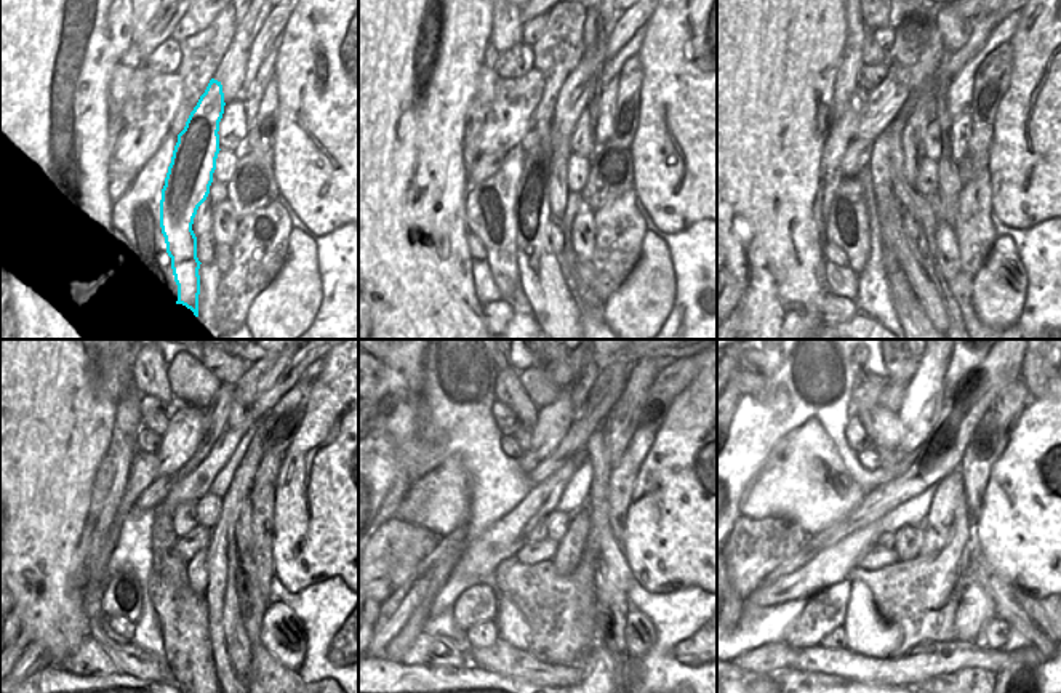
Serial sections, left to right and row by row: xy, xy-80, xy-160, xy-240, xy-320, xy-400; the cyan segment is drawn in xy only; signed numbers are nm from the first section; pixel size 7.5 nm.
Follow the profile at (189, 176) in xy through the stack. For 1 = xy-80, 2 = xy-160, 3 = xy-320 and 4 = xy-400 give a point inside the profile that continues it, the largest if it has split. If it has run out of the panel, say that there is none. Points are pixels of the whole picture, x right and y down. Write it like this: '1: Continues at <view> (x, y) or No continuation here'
1: Continues at xy-80 (552, 304)
2: Continues at xy-160 (904, 300)
3: No continuation here
4: No continuation here.

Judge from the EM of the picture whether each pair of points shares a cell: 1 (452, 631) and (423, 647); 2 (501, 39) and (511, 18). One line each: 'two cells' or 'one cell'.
1: two cells
2: one cell

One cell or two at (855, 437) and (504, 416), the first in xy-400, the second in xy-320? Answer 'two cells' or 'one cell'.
one cell

